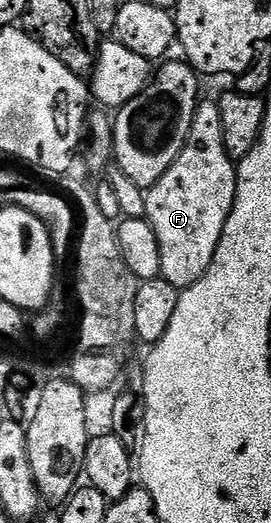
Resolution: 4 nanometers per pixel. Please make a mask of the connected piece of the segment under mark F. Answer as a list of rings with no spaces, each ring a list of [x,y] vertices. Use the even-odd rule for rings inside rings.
[[[201,100],[194,111],[194,119],[190,123],[190,135],[182,147],[176,162],[146,190],[146,211],[144,217],[154,227],[154,235],[158,235],[158,251],[160,252],[160,277],[168,280],[179,291],[189,289],[210,267],[214,259],[214,251],[218,251],[218,243],[222,239],[222,231],[226,227],[226,219],[234,207],[236,198],[236,165],[232,156],[226,151],[226,143],[222,135],[222,115],[220,106],[215,100]]]

